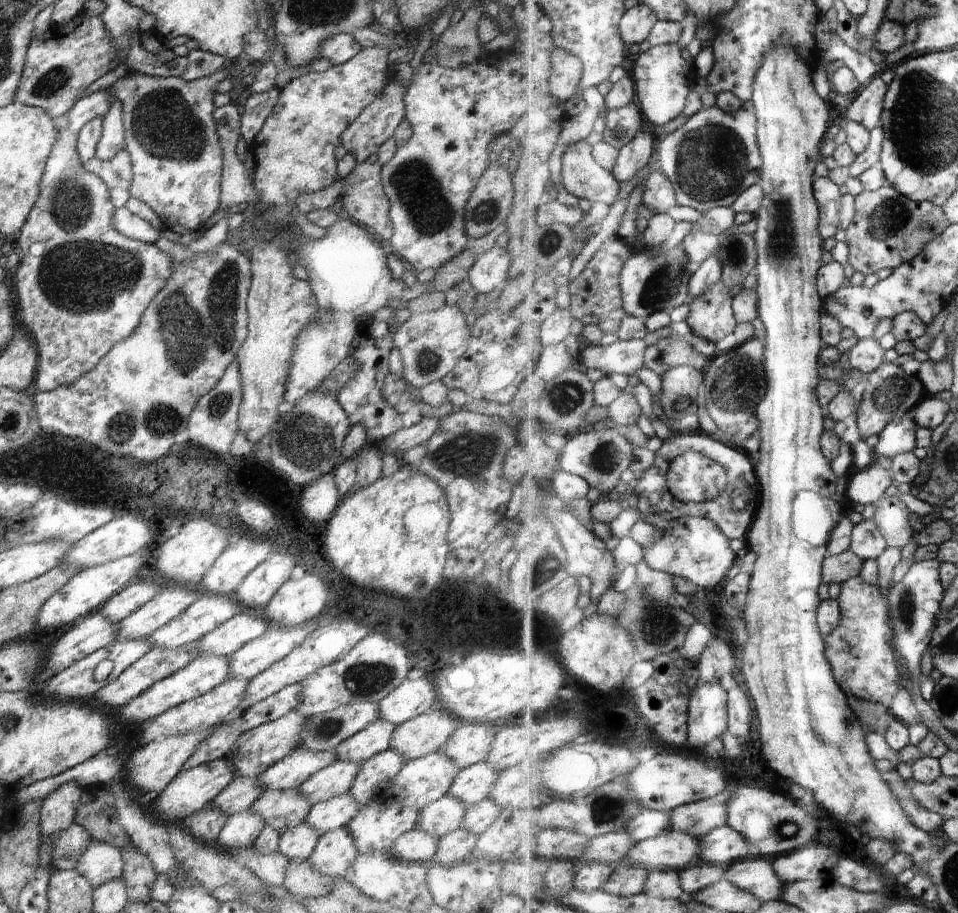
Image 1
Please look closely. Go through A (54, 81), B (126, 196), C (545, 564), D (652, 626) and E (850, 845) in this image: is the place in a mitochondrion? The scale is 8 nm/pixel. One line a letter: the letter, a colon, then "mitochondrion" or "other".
A: mitochondrion
B: other
C: mitochondrion
D: mitochondrion
E: other

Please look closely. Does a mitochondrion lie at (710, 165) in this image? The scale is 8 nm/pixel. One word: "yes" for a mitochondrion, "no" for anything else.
yes

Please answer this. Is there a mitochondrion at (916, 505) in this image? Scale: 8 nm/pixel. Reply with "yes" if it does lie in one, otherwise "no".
yes

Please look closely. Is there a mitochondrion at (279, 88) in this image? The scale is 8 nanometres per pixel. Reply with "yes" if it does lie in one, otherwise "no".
no

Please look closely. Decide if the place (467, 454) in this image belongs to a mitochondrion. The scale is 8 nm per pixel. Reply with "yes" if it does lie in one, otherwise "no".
yes

